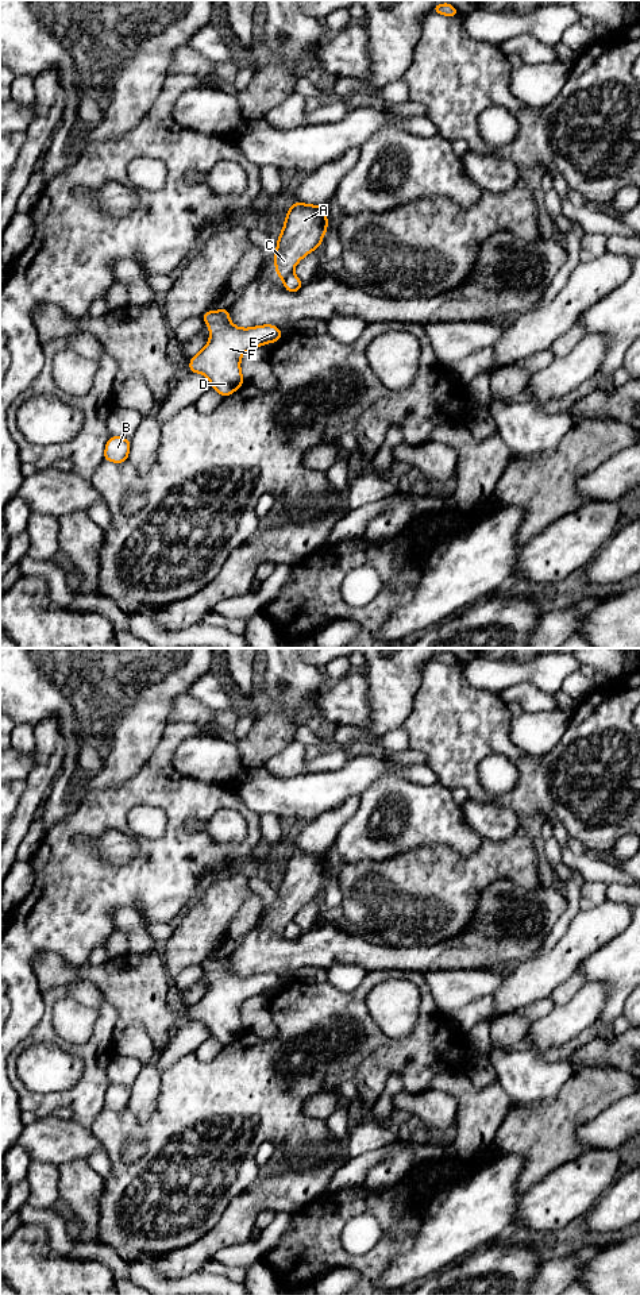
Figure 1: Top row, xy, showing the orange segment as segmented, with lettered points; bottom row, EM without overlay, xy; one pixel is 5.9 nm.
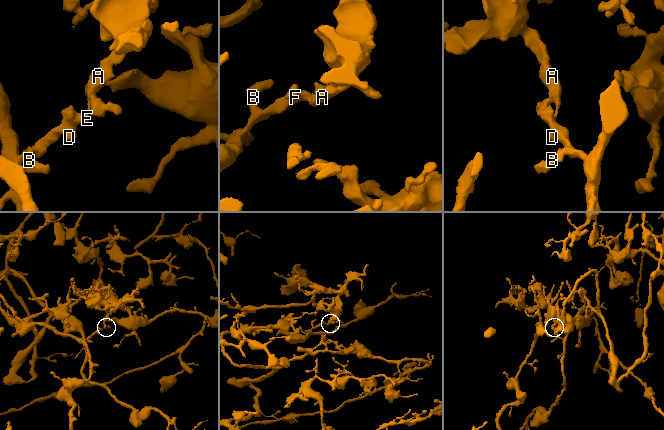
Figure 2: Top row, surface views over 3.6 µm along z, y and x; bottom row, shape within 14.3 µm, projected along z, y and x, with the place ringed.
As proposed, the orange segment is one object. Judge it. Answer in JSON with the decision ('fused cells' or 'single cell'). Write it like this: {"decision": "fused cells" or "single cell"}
{"decision": "fused cells"}

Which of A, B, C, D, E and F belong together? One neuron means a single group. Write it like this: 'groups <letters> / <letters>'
groups A C / B D E F

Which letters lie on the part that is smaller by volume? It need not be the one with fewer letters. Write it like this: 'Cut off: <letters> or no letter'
Cut off: A, C

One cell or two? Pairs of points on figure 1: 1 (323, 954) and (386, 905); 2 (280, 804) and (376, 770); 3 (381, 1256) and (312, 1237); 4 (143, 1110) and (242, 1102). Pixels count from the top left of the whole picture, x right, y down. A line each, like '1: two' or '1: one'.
1: two
2: one
3: one
4: two

